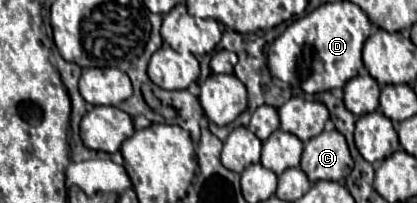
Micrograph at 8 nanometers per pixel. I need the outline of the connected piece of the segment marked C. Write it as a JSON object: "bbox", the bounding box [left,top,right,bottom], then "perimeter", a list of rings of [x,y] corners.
{"bbox":[300,128,354,182],"perimeter":[[[326,128],[318,136],[304,144],[300,168],[306,172],[310,182],[334,180],[342,182],[354,168],[346,138],[334,128]]]}

